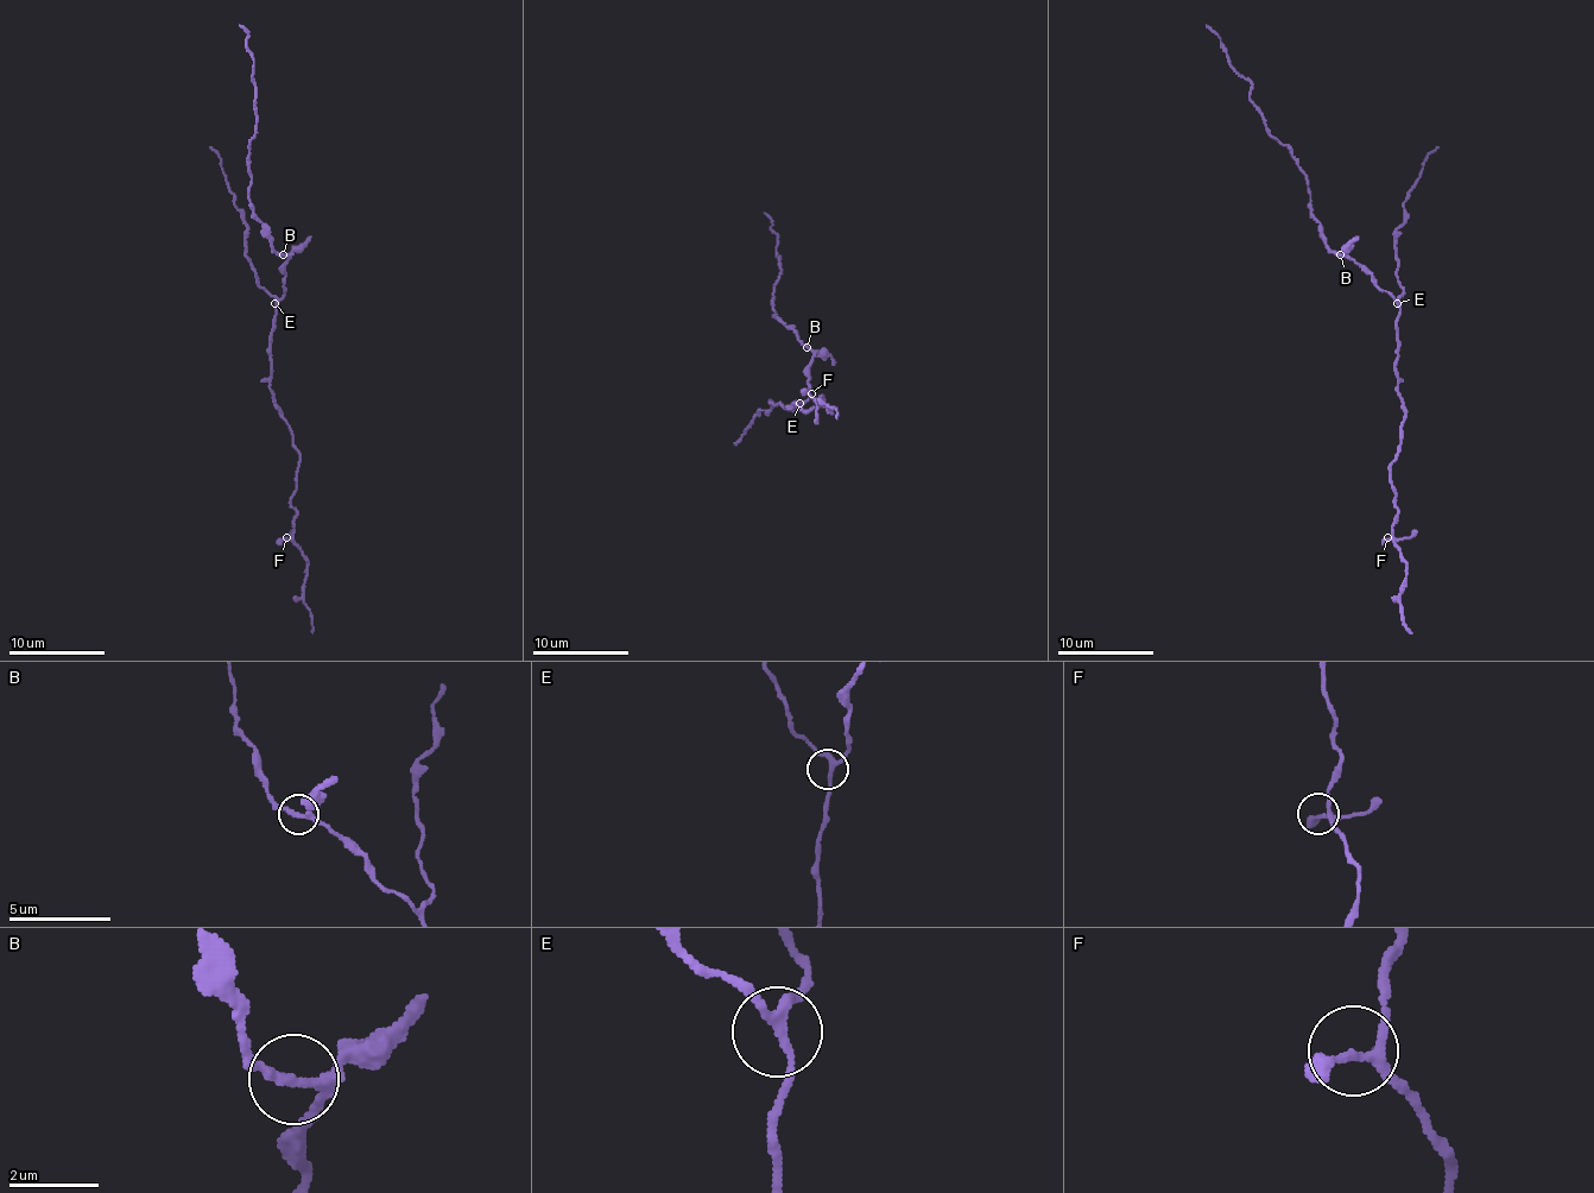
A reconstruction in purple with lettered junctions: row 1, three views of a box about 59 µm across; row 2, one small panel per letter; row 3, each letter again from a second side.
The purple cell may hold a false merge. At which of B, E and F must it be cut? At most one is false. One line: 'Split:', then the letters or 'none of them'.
Split: none of them

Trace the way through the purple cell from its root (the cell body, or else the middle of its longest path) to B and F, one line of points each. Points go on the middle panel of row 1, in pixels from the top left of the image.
B: (804, 401), (809, 396), (809, 363), (814, 353), (807, 346)
F: (804, 401), (799, 406), (795, 403), (804, 411), (823, 403), (823, 396), (816, 401), (818, 403), (811, 393)

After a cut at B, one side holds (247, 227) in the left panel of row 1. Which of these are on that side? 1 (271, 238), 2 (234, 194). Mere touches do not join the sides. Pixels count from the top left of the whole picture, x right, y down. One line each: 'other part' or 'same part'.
1: other part
2: same part

